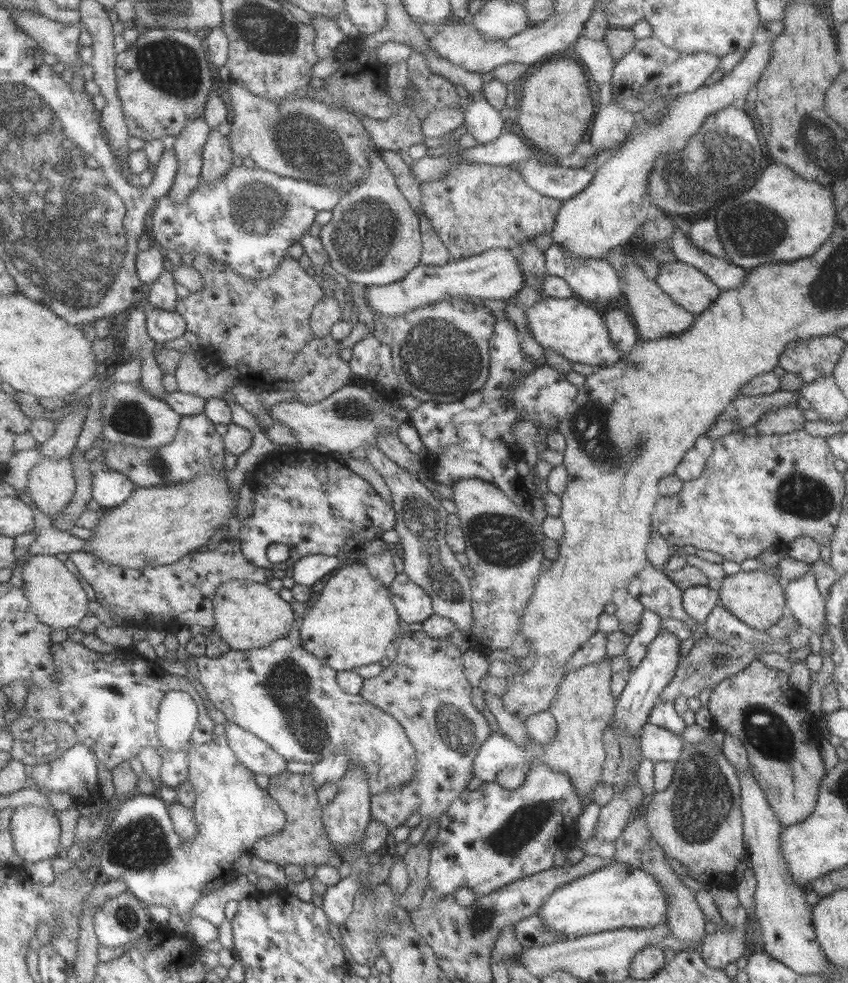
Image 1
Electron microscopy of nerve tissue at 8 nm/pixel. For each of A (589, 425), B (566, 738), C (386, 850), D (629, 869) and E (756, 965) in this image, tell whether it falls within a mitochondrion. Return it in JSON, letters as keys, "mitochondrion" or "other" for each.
{"A":"mitochondrion","B":"other","C":"other","D":"other","E":"other"}

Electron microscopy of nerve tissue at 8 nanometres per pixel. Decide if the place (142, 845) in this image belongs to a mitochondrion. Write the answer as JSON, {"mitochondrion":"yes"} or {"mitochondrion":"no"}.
{"mitochondrion":"yes"}

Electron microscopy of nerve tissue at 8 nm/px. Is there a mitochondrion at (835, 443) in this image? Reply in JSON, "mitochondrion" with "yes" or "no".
{"mitochondrion":"no"}

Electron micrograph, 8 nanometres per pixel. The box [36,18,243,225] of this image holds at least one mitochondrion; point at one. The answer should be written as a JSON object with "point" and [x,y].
{"point":[172,67]}

